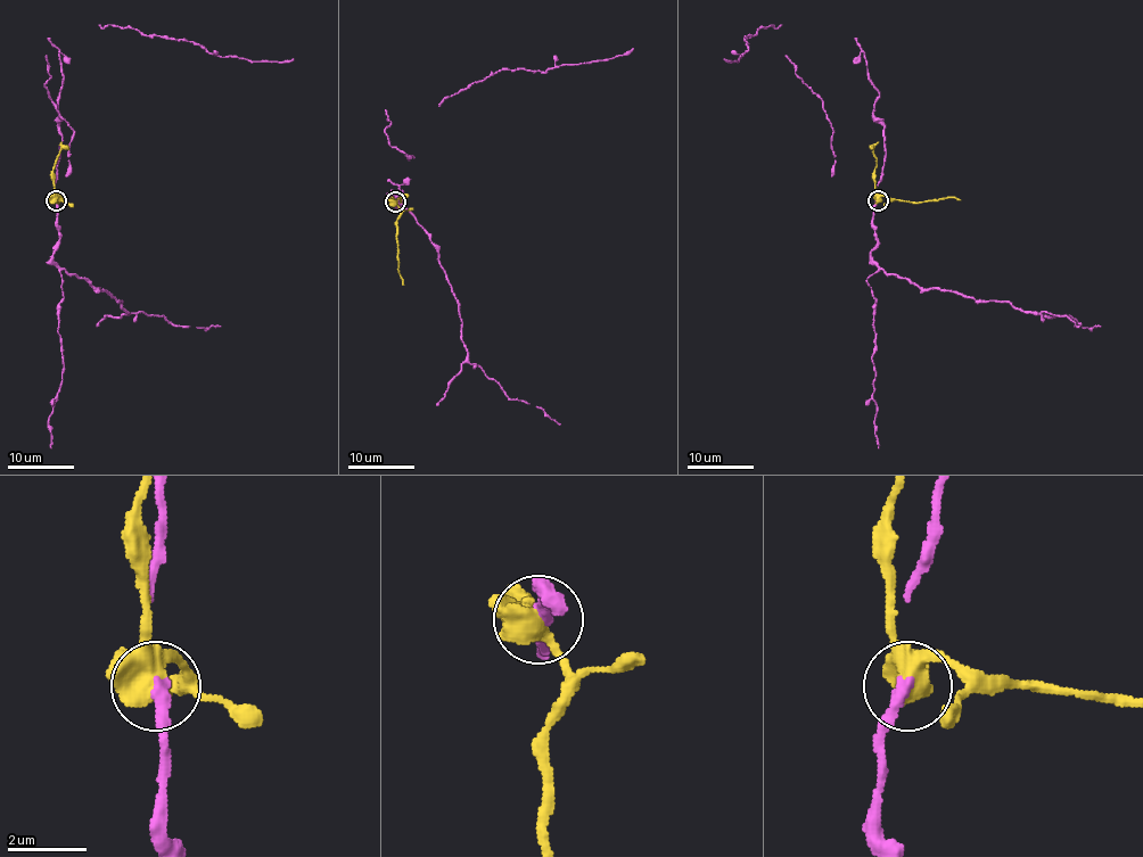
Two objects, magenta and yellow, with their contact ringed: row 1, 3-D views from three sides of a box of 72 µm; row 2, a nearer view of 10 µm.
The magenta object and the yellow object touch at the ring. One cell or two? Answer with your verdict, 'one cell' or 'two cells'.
two cells

